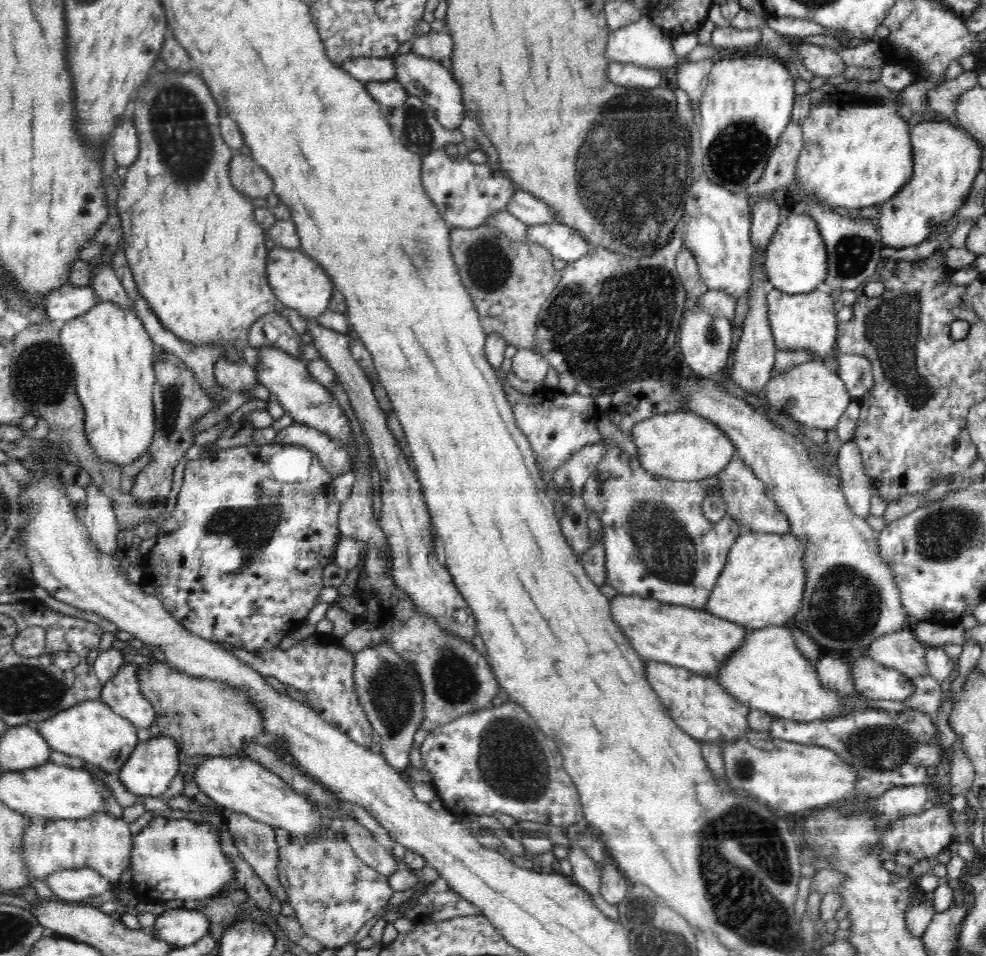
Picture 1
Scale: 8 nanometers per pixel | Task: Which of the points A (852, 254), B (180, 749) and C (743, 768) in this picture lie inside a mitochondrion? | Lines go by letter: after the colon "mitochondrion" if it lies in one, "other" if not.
A: mitochondrion
B: other
C: mitochondrion

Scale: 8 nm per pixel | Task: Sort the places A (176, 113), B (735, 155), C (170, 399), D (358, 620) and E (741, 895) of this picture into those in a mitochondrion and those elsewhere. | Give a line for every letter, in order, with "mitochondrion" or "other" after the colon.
A: mitochondrion
B: mitochondrion
C: mitochondrion
D: other
E: mitochondrion

